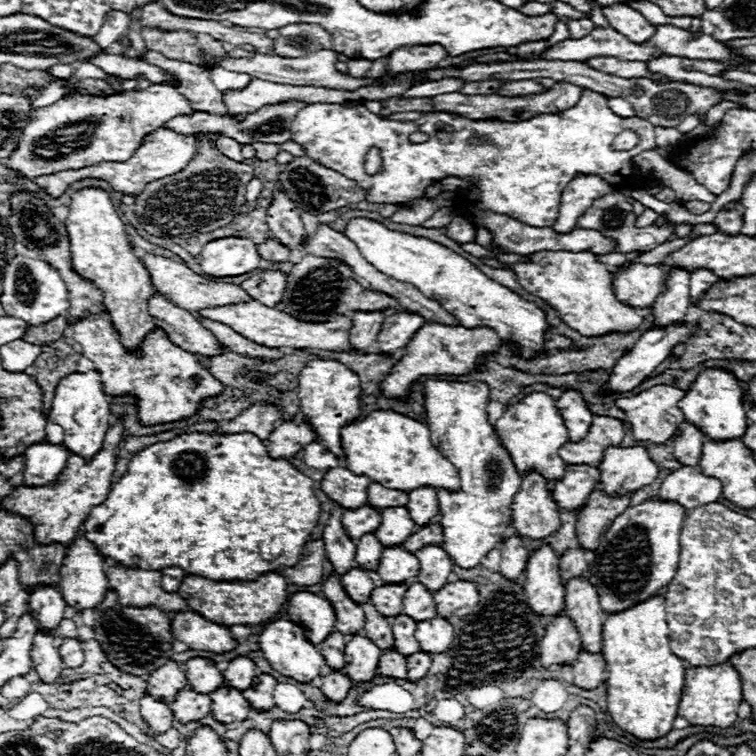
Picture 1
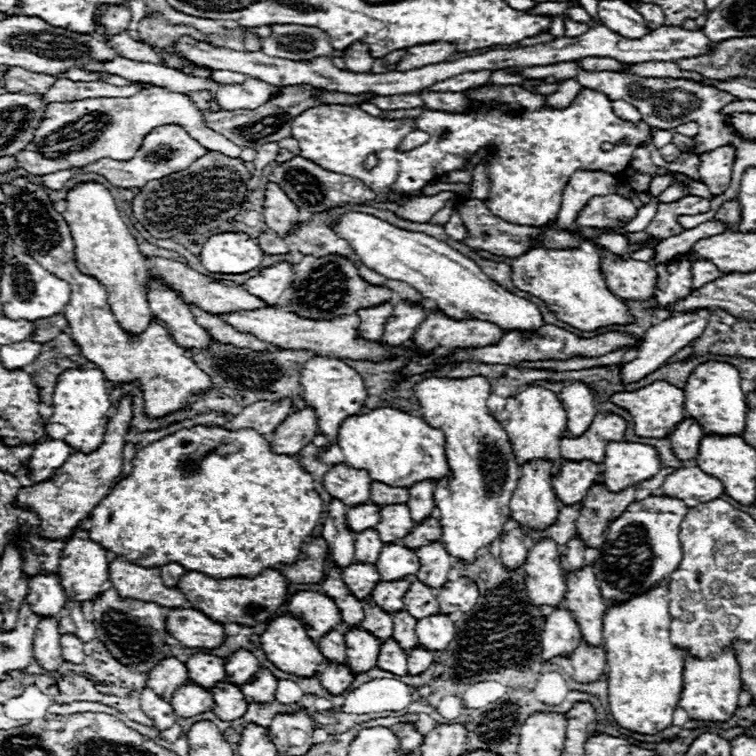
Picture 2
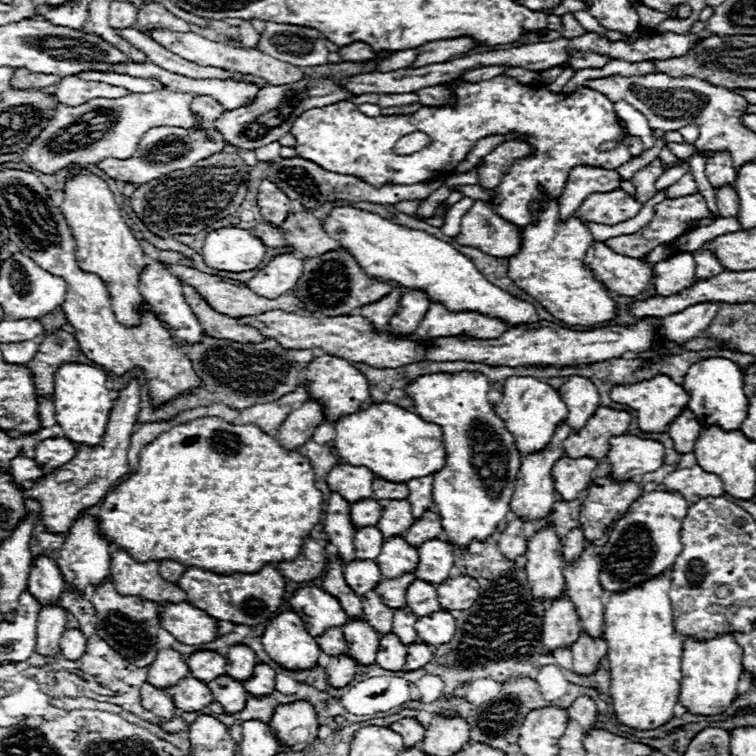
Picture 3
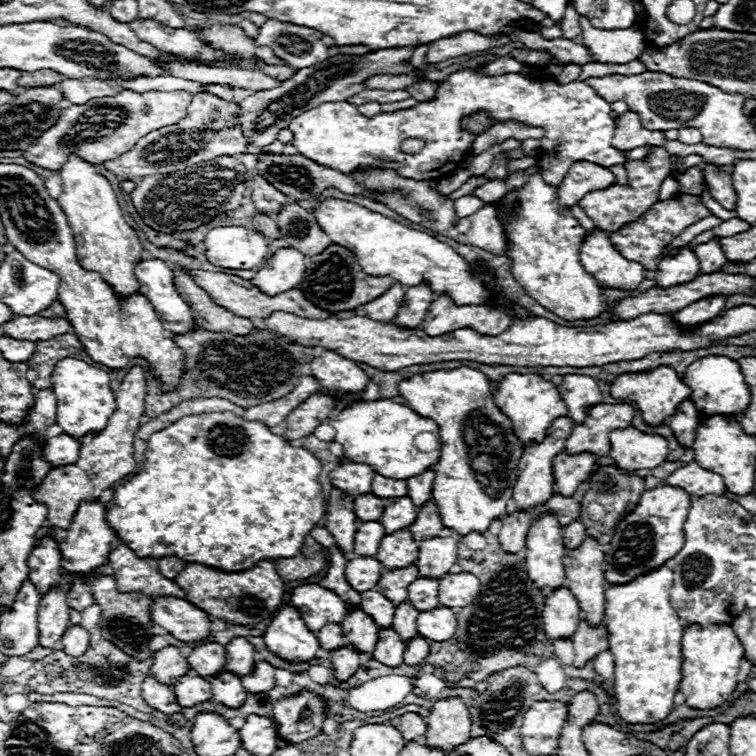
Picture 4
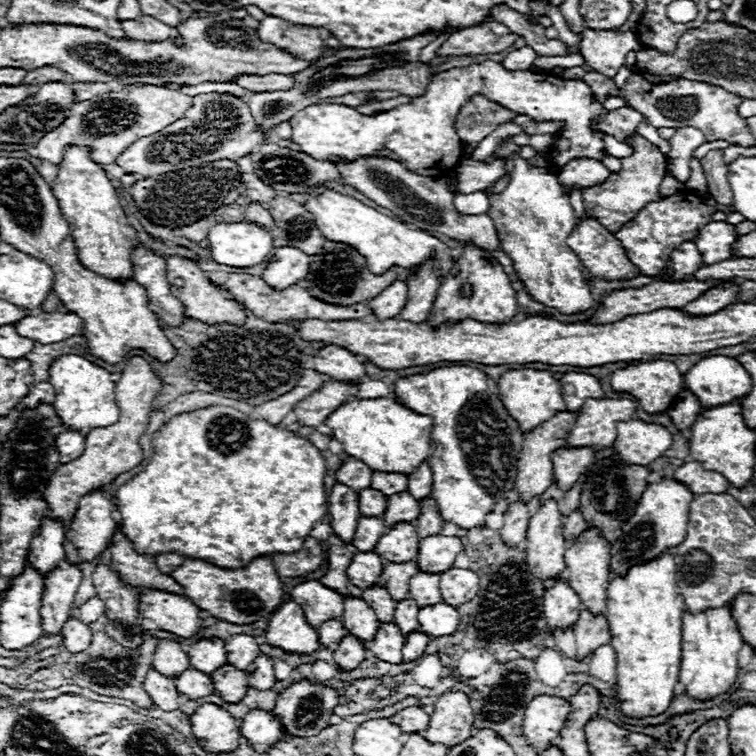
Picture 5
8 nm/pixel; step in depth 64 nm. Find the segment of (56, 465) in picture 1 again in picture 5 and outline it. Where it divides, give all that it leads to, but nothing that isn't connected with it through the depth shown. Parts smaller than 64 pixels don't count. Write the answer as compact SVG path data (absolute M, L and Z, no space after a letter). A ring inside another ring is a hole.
M62 432L56 436L56 450L60 454L60 464L68 464L72 460L76 460L82 450L84 450L84 434L78 432Z

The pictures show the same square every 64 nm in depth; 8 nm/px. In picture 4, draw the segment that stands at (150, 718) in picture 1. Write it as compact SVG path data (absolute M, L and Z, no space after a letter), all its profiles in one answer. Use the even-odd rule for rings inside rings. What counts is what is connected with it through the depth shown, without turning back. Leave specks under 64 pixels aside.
M148 676L142 684L142 696L146 700L146 704L166 716L180 712L180 706L176 702L176 696L172 692L172 686L164 686L160 682L156 682L152 676Z

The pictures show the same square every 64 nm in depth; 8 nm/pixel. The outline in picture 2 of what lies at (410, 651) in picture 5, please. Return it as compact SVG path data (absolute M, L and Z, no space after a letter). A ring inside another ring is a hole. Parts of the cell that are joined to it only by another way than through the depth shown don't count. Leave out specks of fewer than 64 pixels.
M416 648L414 652L408 652L408 674L416 676L422 674L432 664L432 652L426 652L424 648Z

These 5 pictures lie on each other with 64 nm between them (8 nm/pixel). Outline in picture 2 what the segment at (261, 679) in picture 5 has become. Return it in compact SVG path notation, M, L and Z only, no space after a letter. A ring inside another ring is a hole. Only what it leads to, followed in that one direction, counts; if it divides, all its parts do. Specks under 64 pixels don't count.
M260 668L258 676L254 676L254 680L250 680L250 684L242 686L242 694L246 696L248 702L256 702L256 704L270 704L274 700L274 692L276 692L276 678L270 670Z

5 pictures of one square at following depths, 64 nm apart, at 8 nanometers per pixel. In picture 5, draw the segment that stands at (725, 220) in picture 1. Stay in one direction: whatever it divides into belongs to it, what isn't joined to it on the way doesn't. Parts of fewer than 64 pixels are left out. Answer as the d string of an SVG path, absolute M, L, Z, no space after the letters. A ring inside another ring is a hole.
M718 150L708 152L702 160L702 168L706 174L706 182L708 182L708 194L716 202L720 202L724 206L732 206L734 194L728 184L728 166L724 164L722 154Z

